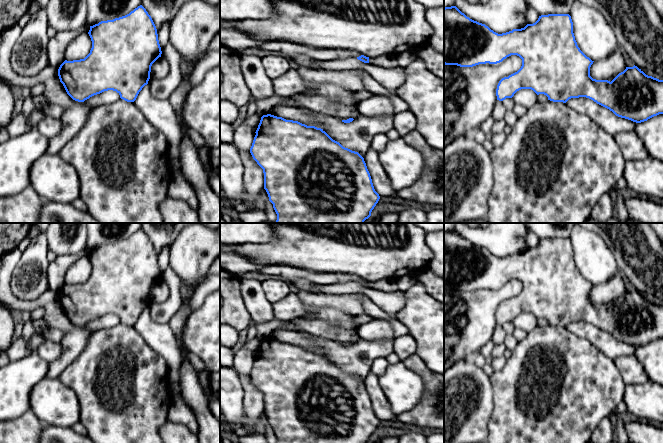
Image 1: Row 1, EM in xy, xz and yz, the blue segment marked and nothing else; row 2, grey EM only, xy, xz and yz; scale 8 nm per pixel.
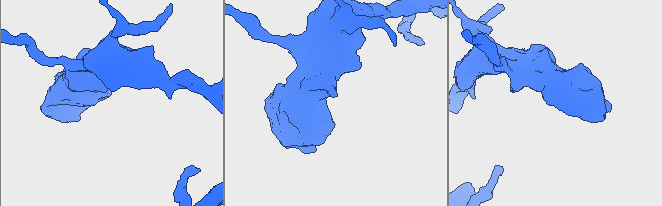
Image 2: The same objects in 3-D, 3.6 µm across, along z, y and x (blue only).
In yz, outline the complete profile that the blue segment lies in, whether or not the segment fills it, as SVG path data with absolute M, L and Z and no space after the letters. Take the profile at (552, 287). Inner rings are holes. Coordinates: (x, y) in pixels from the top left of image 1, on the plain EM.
M456 230L444 232L445 289L473 291L486 287L497 288L511 279L519 280L522 283L522 290L517 296L499 305L496 313L496 320L499 325L512 322L521 313L531 313L537 319L546 319L548 324L553 326L566 327L571 322L586 321L609 333L616 340L636 347L641 347L654 340L663 338L663 304L646 299L637 290L626 291L611 306L608 304L596 304L590 300L590 291L594 285L587 281L578 271L573 257L573 246L569 238L541 239L535 247L527 248L524 252L498 258L485 248L470 243Z

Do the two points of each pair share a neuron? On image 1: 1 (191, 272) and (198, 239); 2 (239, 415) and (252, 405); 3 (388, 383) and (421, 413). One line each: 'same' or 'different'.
1: same
2: different
3: different

